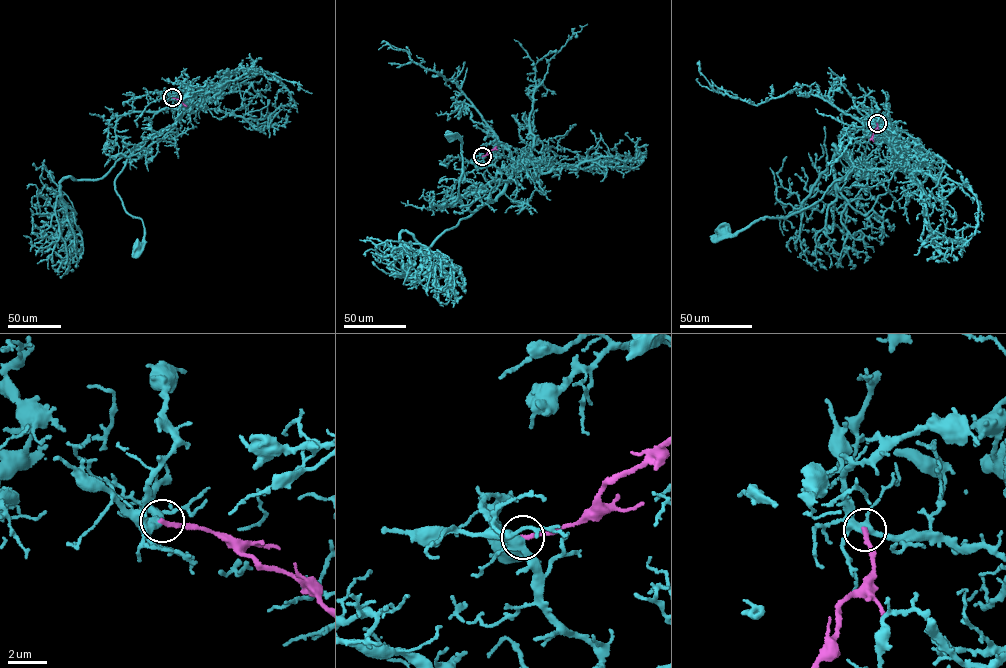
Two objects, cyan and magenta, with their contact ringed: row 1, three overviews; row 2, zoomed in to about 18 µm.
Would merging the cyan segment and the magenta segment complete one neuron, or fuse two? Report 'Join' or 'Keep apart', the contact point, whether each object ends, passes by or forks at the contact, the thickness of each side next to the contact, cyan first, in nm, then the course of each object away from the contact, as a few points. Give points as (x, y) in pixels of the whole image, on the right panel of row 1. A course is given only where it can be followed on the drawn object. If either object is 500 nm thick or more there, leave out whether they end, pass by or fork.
Keep apart. Place: (877, 123). At the ring cyan forks. At the ring magenta ends. Thickness 320 nm (cyan) against 240 nm. Course of cyan: (877, 123), (886, 125), (895, 138), (895, 168), (858, 169), (801, 210), (759, 219), (733, 234), (722, 231). Course of magenta: (877, 123), (870, 140)

